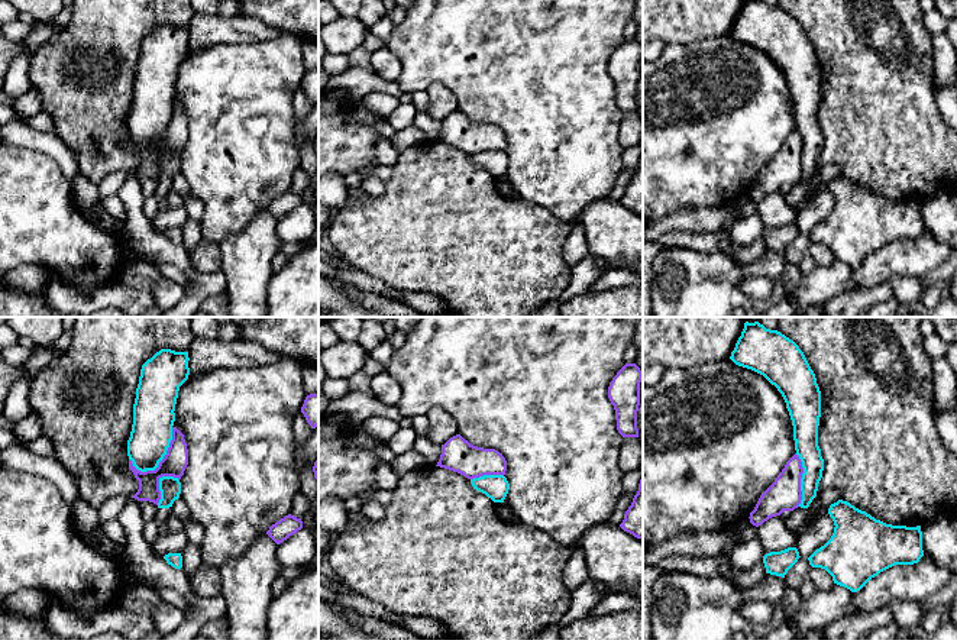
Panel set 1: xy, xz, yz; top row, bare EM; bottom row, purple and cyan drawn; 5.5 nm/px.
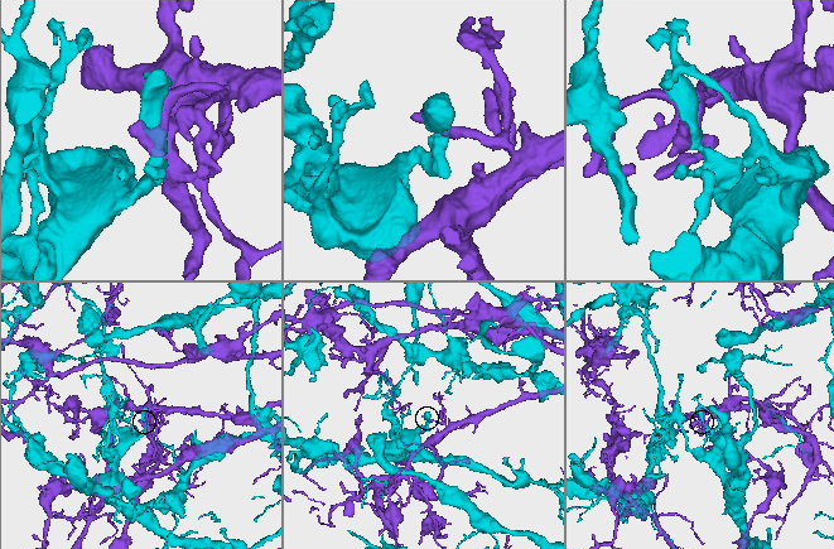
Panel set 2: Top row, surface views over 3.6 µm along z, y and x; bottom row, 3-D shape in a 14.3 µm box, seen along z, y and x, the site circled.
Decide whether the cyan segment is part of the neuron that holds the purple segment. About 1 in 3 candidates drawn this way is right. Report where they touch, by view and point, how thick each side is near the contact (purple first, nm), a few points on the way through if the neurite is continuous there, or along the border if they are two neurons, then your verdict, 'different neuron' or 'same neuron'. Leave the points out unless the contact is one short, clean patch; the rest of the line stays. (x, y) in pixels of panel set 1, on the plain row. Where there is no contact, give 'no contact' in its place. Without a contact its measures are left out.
meets purple in xy at (164, 132); 140 nm thick on the purple side, 220 nm on the other; different neuron

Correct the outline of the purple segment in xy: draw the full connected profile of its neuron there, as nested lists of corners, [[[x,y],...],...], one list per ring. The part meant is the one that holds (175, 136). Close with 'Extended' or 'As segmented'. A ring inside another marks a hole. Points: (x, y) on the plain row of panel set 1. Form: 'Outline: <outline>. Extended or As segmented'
Outline: [[[172,103],[172,116],[166,126],[166,130],[159,138],[155,146],[140,148],[133,142],[132,136],[129,135],[129,145],[139,156],[139,165],[135,171],[132,171],[132,174],[138,177],[149,177],[158,181],[161,175],[159,155],[162,152],[174,152],[181,155],[187,140],[188,125],[184,110],[177,103]]]. As segmented

